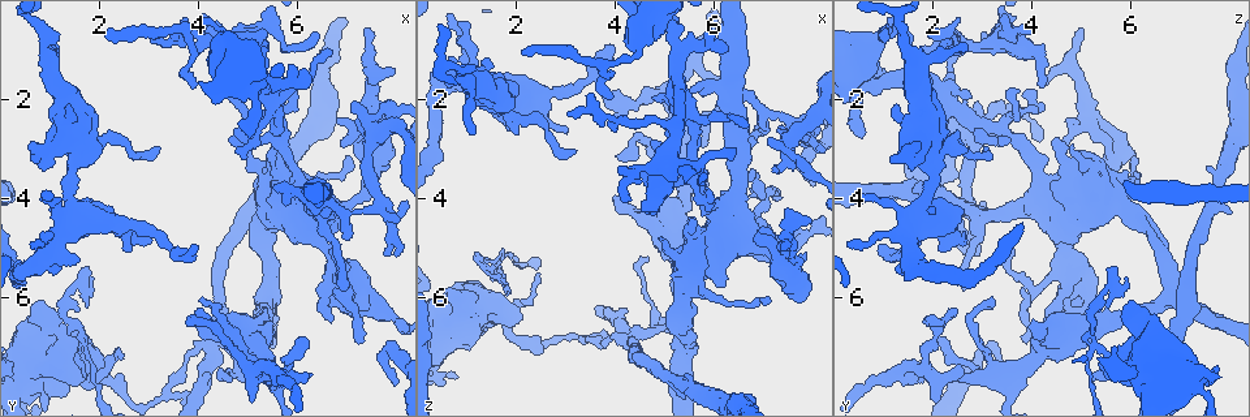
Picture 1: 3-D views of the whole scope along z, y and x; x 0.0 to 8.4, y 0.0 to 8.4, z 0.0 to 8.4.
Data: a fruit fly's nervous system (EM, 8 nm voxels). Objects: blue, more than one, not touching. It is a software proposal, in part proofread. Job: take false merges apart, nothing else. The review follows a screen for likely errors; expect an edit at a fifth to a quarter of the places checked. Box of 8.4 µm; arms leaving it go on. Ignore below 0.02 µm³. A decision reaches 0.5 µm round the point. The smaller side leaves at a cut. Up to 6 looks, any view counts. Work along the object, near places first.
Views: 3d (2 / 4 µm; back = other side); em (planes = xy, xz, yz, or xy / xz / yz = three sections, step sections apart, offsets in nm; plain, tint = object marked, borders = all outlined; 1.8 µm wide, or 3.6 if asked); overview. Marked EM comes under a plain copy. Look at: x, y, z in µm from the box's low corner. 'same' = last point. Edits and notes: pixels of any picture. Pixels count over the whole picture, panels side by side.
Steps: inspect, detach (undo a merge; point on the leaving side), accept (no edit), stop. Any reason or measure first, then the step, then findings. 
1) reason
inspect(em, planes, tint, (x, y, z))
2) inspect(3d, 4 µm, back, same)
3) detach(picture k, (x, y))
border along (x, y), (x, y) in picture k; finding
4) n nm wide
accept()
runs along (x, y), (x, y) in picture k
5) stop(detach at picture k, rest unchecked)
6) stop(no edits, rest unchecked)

sudden change in width
inspect(3d, 4 µm, (4.20, 7.00, 6.80))

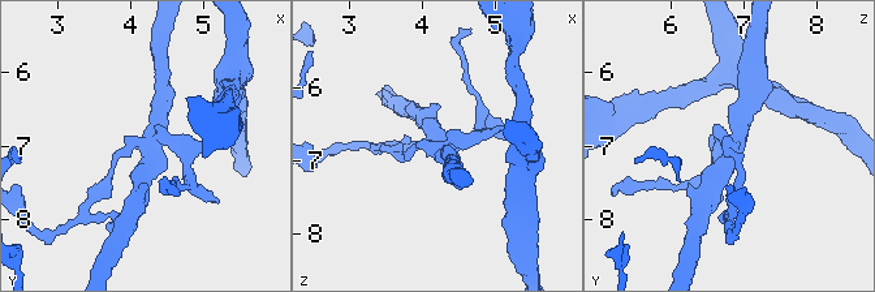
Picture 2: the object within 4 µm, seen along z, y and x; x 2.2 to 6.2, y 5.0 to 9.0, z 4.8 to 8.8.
inspect(em, planes, tint, (4.25, 7.00, 6.80))

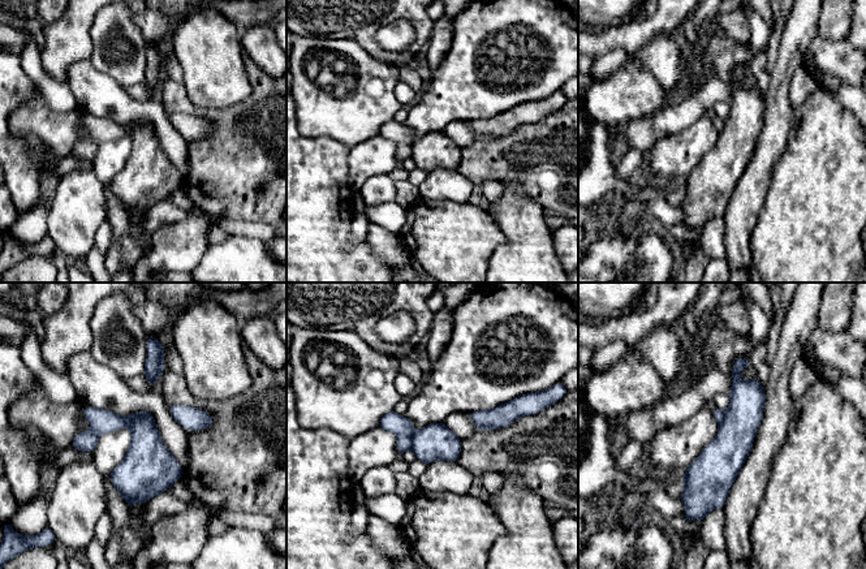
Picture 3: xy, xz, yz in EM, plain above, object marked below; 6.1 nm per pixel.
detach(picture 3, (723, 458))
a second neuron is stuck on

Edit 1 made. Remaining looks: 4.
branch point
inspect(em, xz, step 4, tint, (7.55, 2.80, 2.85))

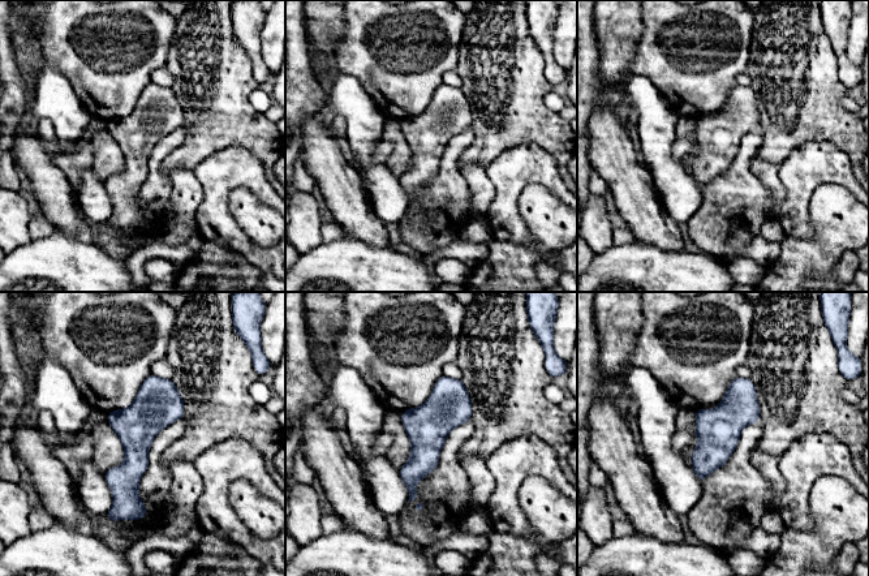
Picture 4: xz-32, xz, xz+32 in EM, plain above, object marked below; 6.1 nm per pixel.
inspect(em, planes, borders, same)

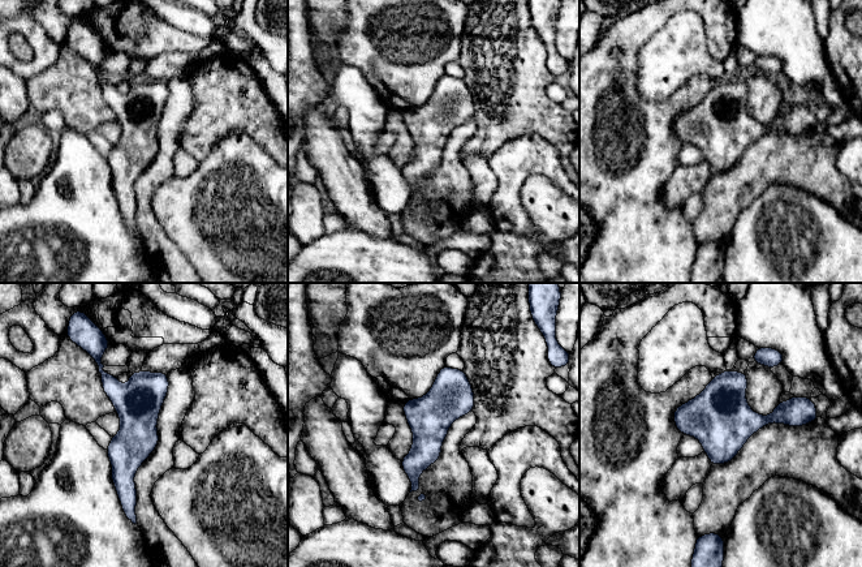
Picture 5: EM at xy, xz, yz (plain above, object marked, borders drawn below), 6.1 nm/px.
260 nm wide
accept()
one neuron here

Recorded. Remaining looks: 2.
sharp bend
inspect(em, 3.6 µm, xz, step 4, tint, (5.05, 0.85, 3.30))

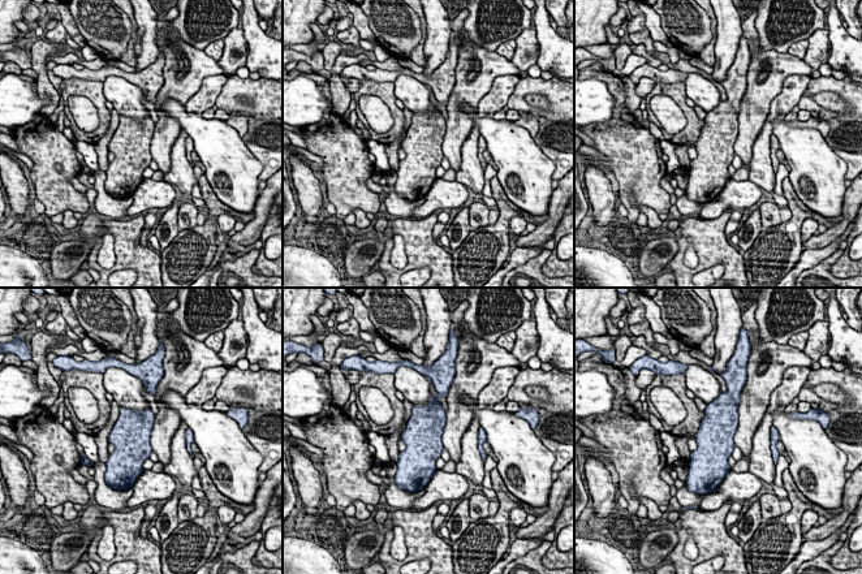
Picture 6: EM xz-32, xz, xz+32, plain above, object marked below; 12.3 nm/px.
inspect(em, 3.6 µm, planes, tint, same)

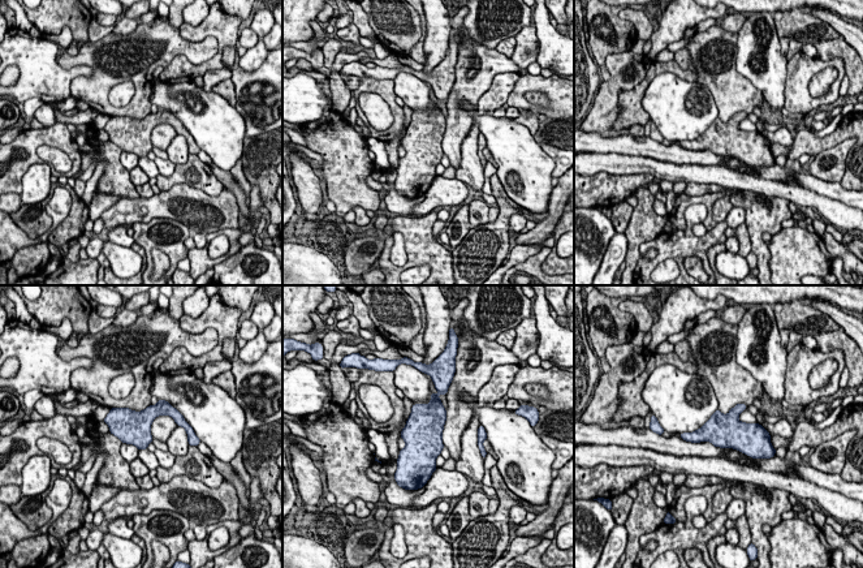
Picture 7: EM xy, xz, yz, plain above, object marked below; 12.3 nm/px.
accept()
one neuron here

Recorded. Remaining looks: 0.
stop(detach at picture 3, rest unchecked)

